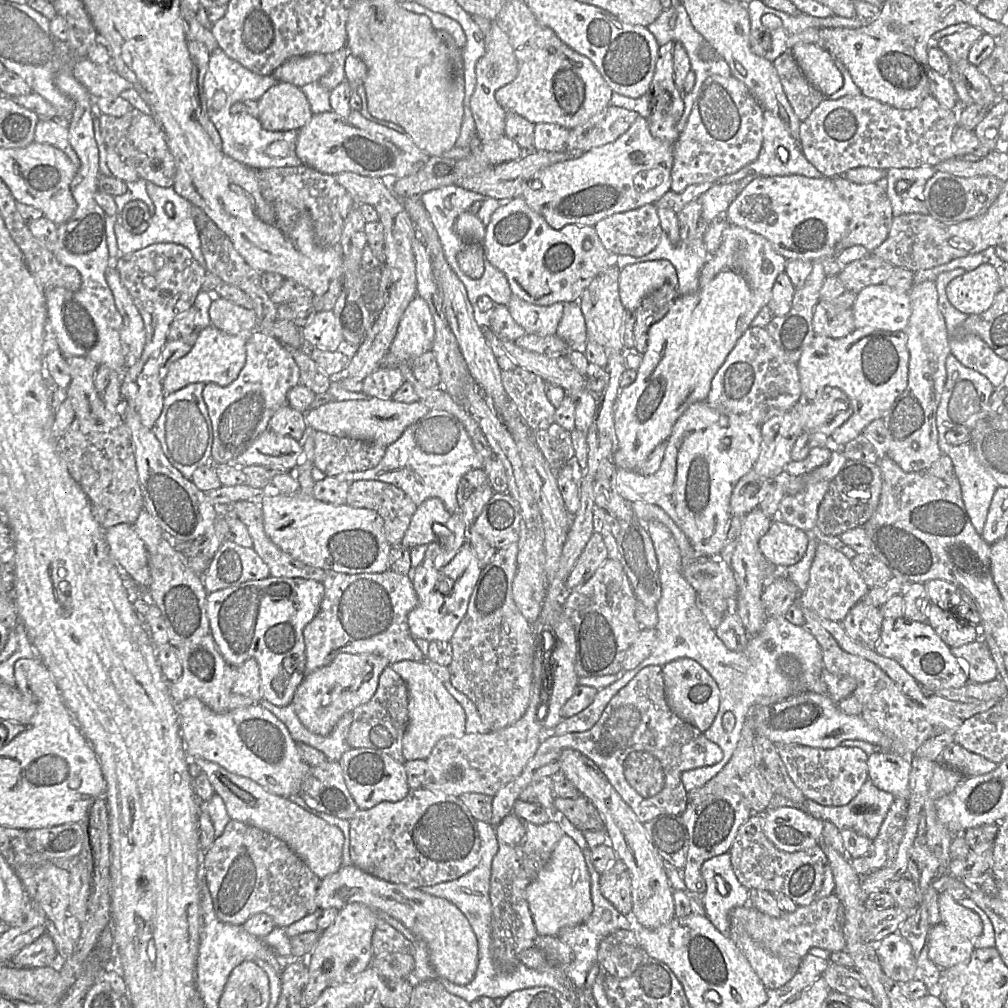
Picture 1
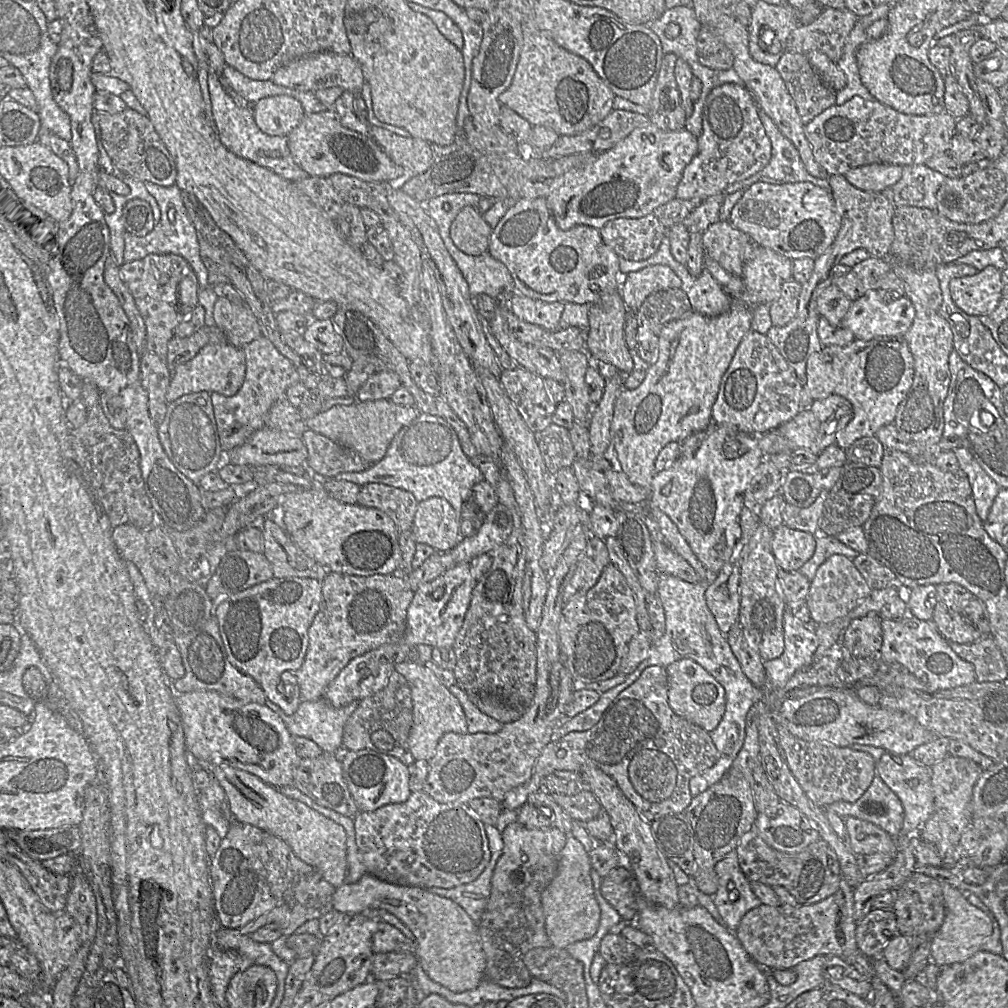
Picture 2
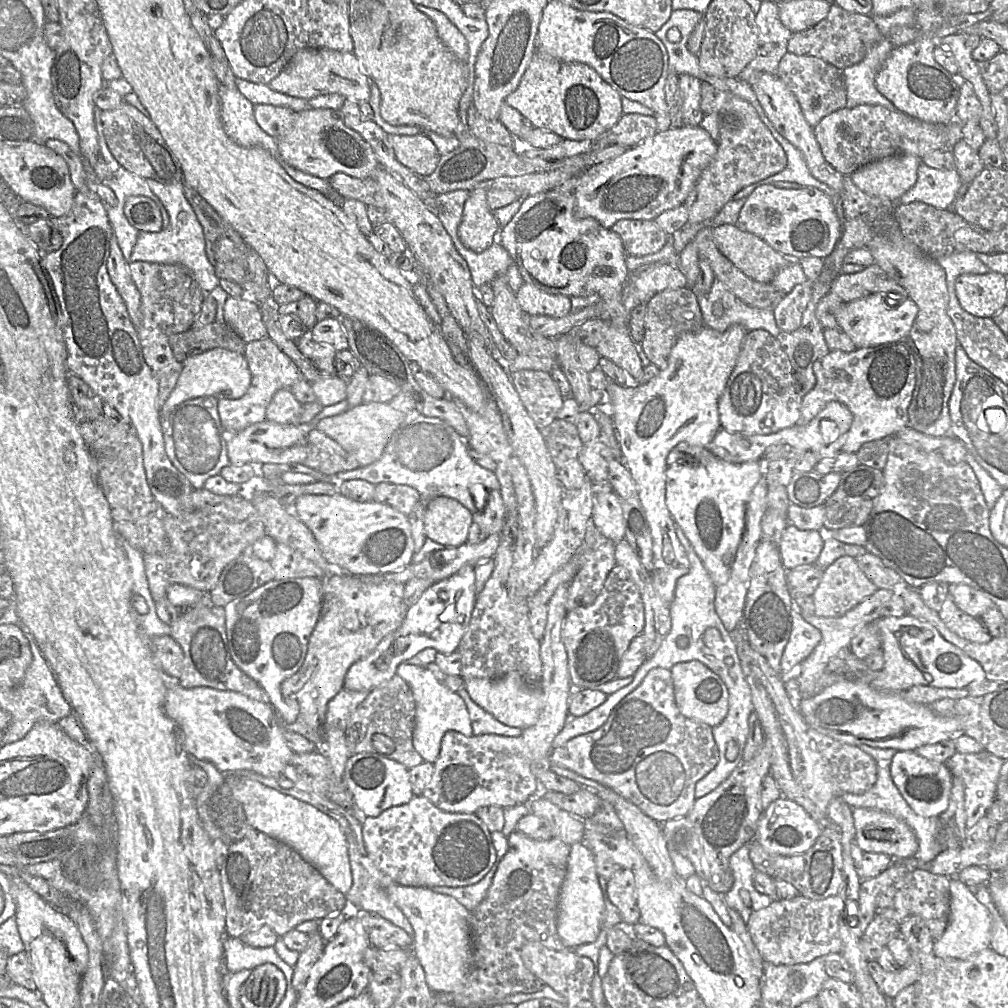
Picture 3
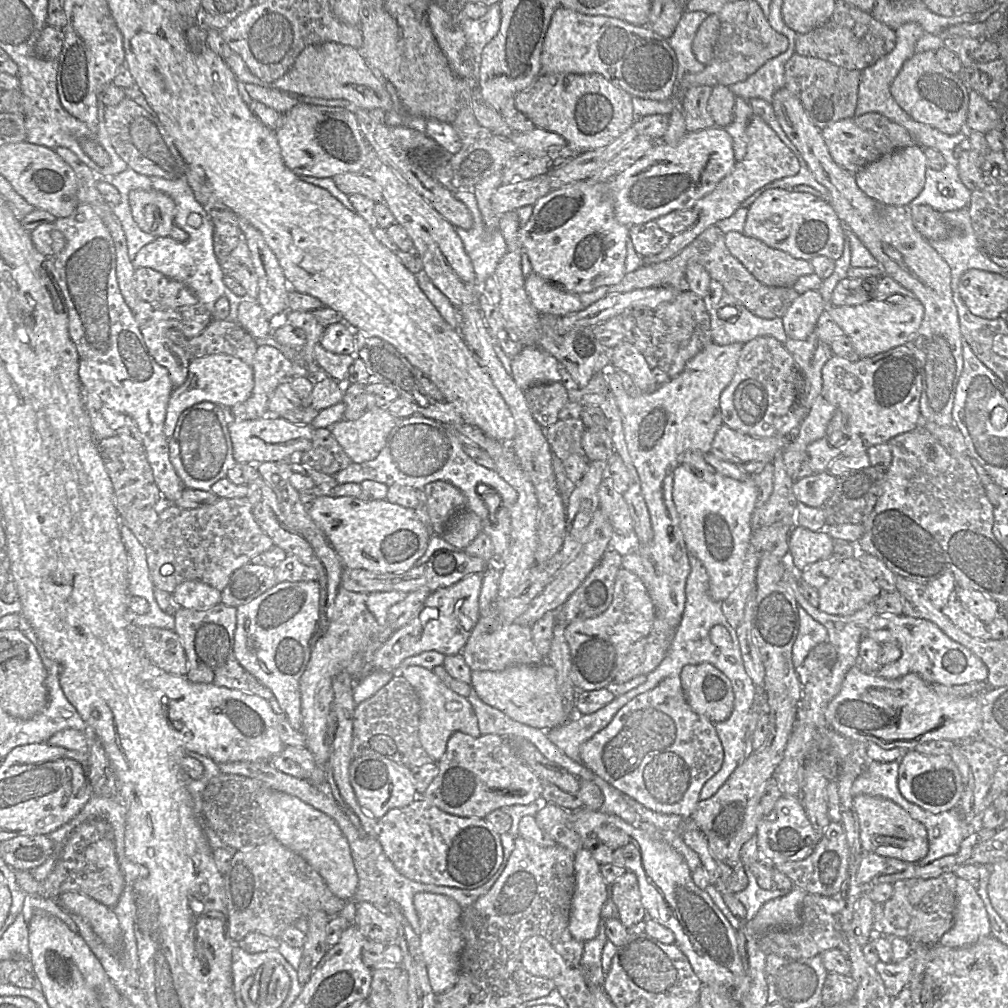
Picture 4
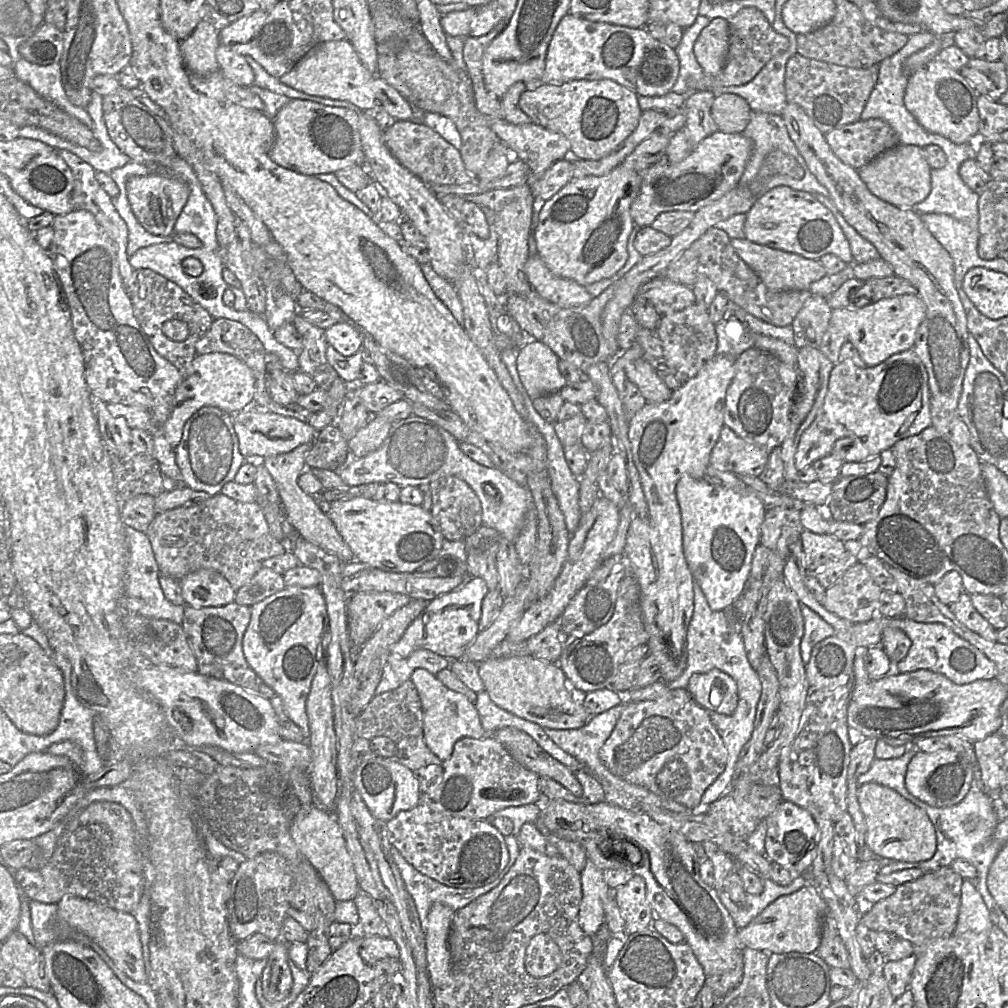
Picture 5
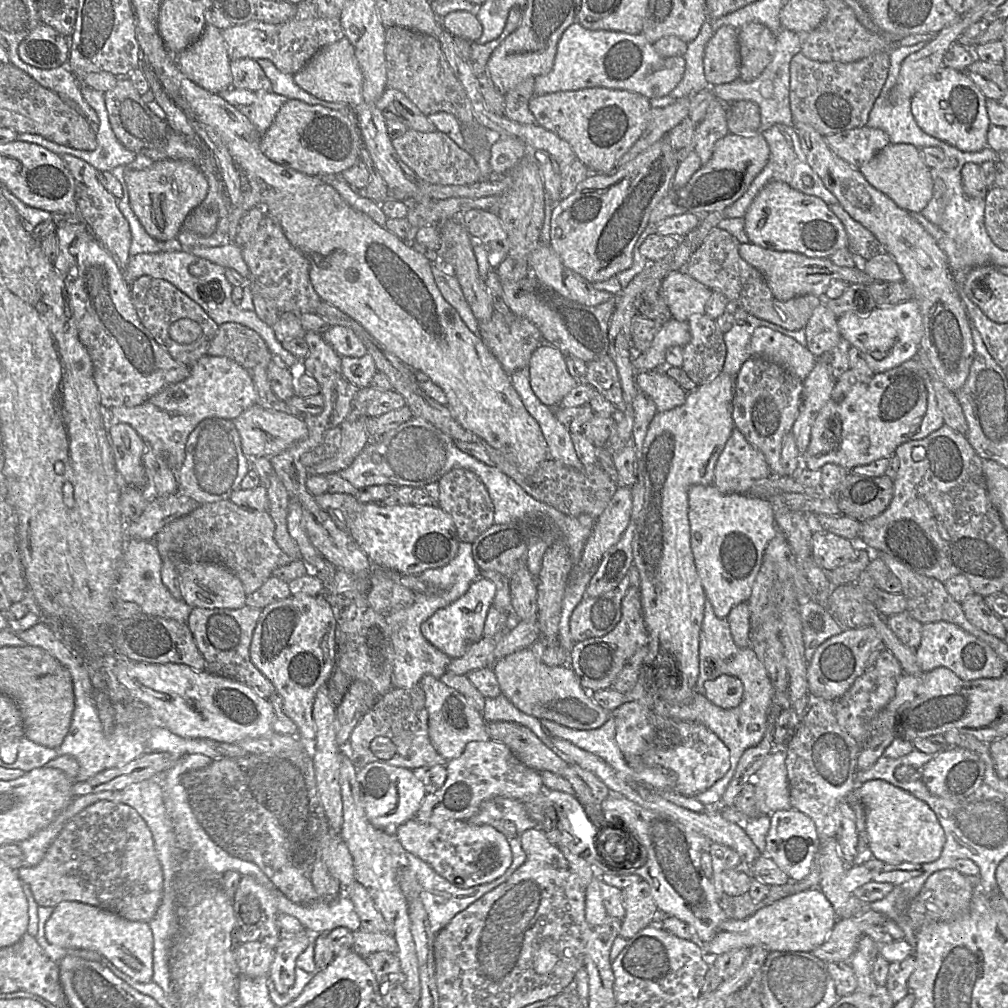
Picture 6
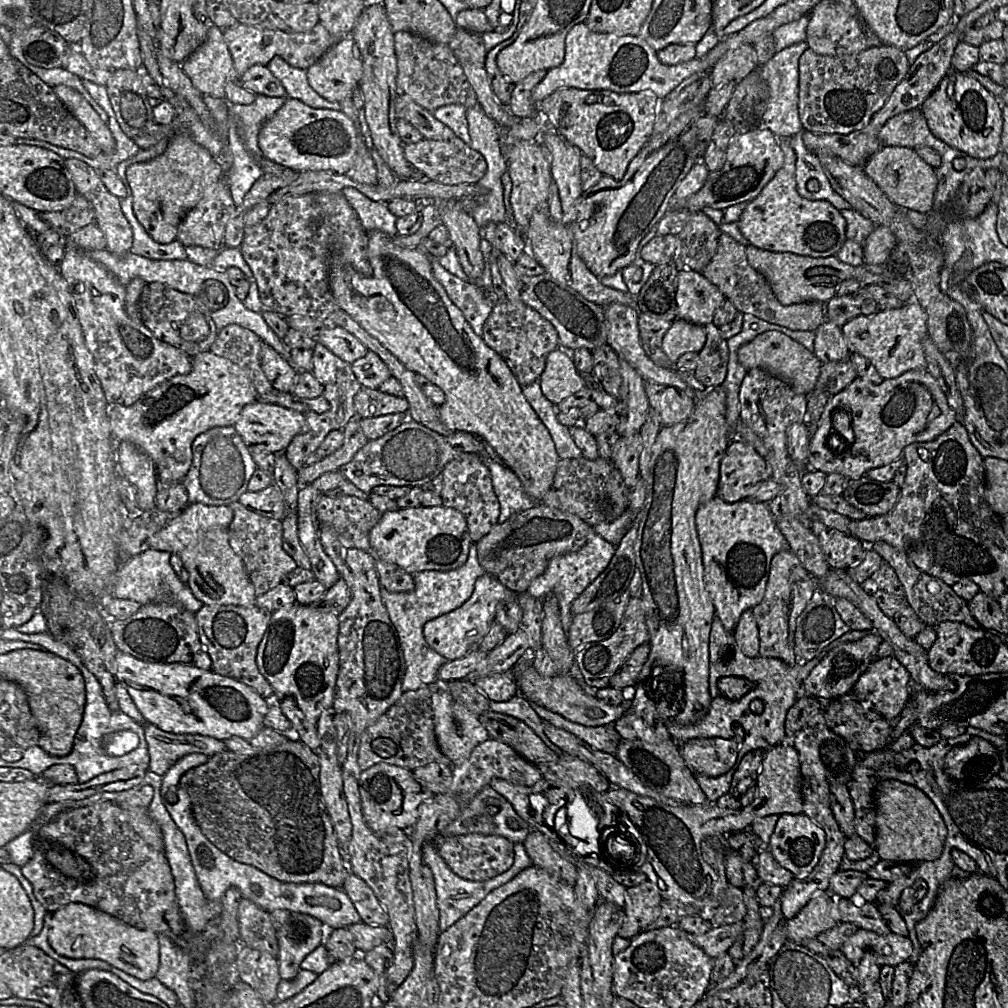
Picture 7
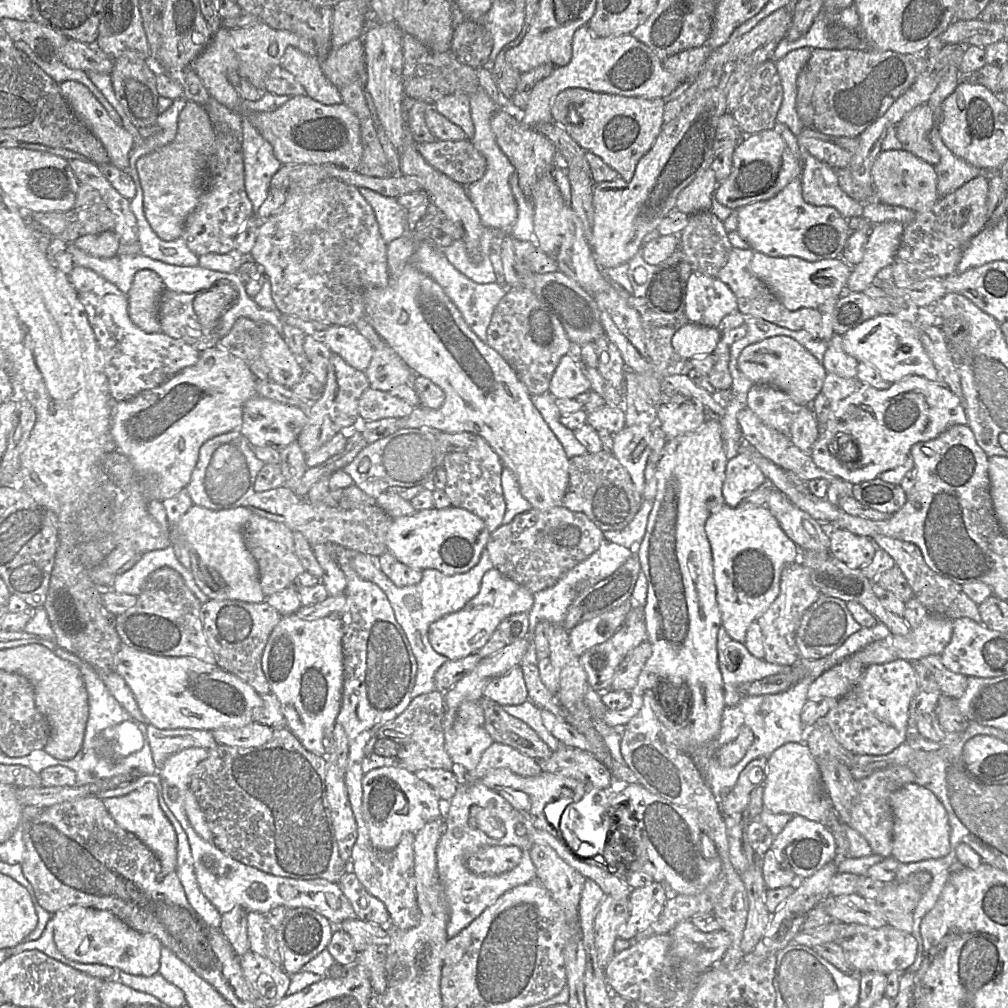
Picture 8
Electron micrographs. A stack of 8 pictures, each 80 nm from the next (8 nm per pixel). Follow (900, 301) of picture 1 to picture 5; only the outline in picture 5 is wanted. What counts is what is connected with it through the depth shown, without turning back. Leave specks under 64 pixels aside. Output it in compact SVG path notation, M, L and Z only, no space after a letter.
M904 294L881 299L862 308L834 309L830 324L844 333L866 365L873 367L894 354L912 349L925 313L926 305L919 295Z

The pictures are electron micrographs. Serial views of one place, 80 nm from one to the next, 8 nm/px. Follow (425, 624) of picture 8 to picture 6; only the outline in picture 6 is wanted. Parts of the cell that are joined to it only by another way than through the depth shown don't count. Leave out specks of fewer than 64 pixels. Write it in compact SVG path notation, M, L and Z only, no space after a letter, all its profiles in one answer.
M460 542L456 557L446 566L422 571L418 577L430 589L429 592L415 595L412 605L395 609L385 615L391 630L393 644L392 686L393 688L410 688L418 685L423 675L429 674L437 679L447 671L451 659L432 646L421 633L421 624L437 610L444 608L460 597L470 585L480 577L481 569L476 564L472 544Z

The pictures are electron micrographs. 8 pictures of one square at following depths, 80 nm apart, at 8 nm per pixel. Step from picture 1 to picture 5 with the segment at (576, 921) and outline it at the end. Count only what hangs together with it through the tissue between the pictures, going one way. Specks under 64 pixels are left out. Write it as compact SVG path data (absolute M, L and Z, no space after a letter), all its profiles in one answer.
M589 859L580 877L582 900L578 922L585 934L592 937L605 923L604 902L613 896L613 890L604 881L602 870Z

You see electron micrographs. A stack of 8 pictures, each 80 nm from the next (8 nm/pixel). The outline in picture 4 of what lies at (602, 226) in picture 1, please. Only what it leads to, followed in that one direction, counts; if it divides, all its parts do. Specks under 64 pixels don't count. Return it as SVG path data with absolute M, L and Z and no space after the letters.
M655 221L628 226L628 235L636 253L641 257L661 252L671 238Z

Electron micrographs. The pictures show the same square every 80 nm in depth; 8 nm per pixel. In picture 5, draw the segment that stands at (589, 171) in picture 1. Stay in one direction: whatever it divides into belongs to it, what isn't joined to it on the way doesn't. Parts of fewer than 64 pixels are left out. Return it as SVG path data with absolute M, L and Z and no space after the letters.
M720 130L705 137L682 161L670 162L665 157L642 172L642 183L638 195L631 204L630 214L637 227L651 226L655 218L664 212L691 211L721 198L740 181L751 156L753 144L742 133L725 133Z

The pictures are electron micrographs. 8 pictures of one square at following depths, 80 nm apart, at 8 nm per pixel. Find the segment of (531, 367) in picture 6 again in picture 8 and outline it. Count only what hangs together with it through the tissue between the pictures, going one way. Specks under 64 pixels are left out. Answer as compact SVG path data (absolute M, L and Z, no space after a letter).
M569 355L560 359L549 385L549 393L556 400L572 399L590 391L590 383L583 374L579 362Z

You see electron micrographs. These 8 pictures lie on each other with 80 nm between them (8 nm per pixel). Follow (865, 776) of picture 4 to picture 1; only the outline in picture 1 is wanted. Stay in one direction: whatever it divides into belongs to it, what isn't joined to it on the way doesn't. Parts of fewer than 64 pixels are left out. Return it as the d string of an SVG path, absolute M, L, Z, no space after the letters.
M869 779L862 785L858 794L844 806L825 806L818 804L810 799L806 799L803 805L797 805L788 798L774 794L767 810L776 809L779 807L798 807L802 808L814 817L821 821L829 821L842 831L843 829L852 829L870 840L873 840L879 831L879 828L884 821L890 806L892 805L895 796L887 791L877 788Z

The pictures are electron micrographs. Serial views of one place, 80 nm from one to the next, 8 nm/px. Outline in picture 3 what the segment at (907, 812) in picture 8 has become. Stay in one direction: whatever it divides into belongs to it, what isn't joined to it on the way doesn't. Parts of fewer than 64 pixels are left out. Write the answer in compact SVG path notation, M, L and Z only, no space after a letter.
M853 808L853 818L856 829L854 843L863 852L883 853L896 860L909 860L917 853L916 835L904 820L888 812L868 808Z

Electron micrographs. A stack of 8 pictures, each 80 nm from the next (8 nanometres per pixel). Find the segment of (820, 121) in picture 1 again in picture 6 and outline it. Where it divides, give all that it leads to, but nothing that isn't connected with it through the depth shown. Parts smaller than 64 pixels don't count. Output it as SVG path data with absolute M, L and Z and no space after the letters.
M864 125L824 136L830 148L855 168L870 161L890 144L885 131Z

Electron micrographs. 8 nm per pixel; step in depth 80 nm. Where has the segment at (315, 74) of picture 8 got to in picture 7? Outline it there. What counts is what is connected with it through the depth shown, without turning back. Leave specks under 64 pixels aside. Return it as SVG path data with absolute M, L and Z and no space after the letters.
M279 56L274 57L266 67L282 83L286 97L298 99L313 108L342 111L339 102L323 98L309 85L306 70L289 65Z

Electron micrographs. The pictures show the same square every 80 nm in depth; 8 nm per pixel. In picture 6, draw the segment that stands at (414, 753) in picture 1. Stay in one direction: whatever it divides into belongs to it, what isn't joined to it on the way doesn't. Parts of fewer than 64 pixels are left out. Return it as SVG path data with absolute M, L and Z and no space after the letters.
M423 675L418 683L425 693L428 712L428 735L436 751L446 760L458 758L472 741L490 739L482 713L475 709L458 691L432 675Z

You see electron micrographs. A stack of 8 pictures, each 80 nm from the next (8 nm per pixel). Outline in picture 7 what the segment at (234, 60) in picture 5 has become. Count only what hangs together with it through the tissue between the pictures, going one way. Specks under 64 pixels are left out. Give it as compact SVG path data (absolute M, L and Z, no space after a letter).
M264 65L251 66L238 78L239 85L256 95L285 97L286 90L282 83Z

